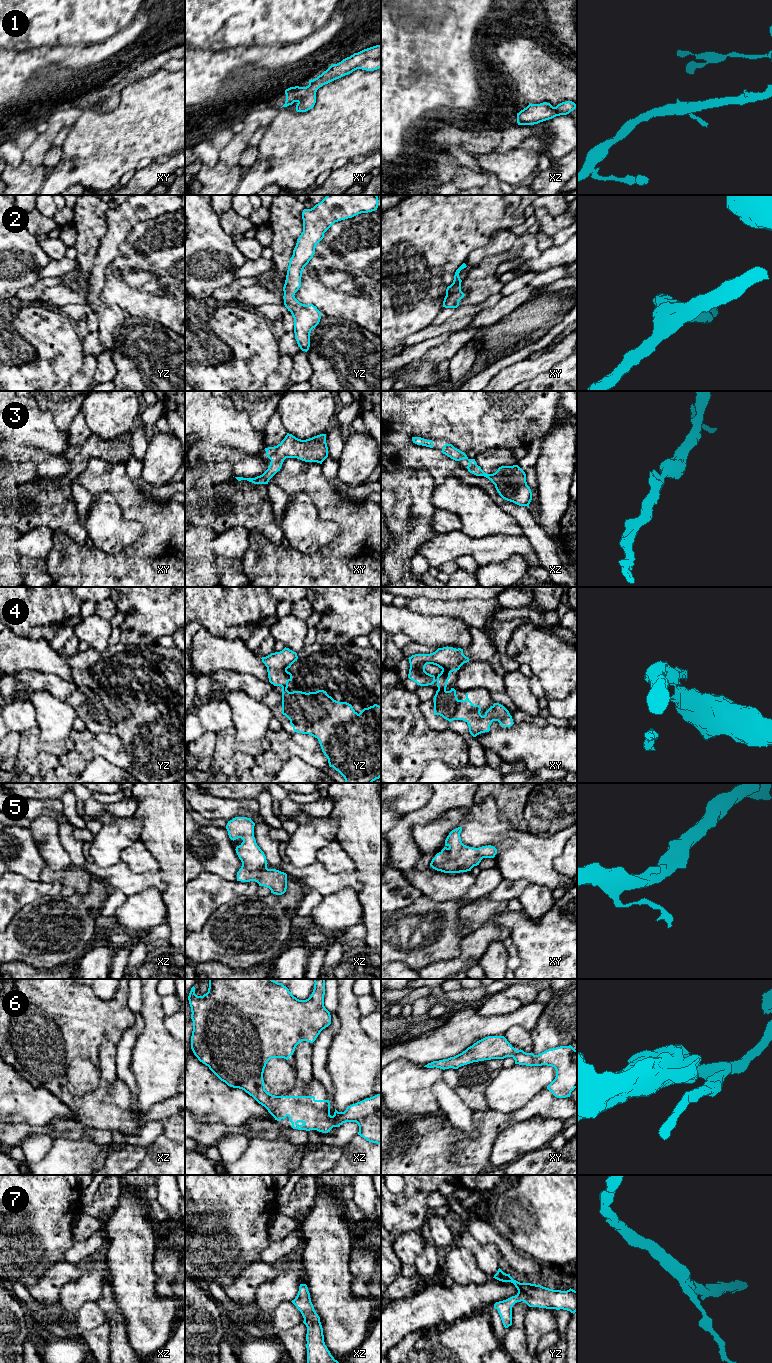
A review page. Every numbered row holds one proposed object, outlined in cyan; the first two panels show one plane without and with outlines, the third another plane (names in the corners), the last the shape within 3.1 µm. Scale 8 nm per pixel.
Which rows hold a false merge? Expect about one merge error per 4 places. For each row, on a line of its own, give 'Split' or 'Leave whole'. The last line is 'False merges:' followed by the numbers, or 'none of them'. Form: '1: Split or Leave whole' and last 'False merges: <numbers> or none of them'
1: Leave whole
2: Leave whole
3: Leave whole
4: Split
5: Leave whole
6: Leave whole
7: Leave whole
False merges: 4

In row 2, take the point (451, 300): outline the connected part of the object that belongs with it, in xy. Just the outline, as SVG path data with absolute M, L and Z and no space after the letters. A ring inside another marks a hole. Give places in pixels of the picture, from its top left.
M463 263L455 272L453 283L447 287L446 296L443 301L443 307L445 308L457 308L459 301L465 296L461 291L462 280L459 277L459 273L462 269L466 268L466 264Z

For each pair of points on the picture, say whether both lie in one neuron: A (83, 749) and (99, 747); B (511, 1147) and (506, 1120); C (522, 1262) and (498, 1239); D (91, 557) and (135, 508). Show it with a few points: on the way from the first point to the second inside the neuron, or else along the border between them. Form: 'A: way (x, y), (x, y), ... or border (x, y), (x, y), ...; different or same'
A: way (87, 747), (95, 747); same
B: border (529, 1118), (503, 1129), (497, 1135), (492, 1145); different
C: way (516, 1259), (503, 1245); same
D: way (113, 561), (125, 561), (147, 539), (147, 530); same

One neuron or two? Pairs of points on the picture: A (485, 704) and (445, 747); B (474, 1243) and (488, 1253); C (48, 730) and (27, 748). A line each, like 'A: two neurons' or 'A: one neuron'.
A: two neurons
B: one neuron
C: two neurons

